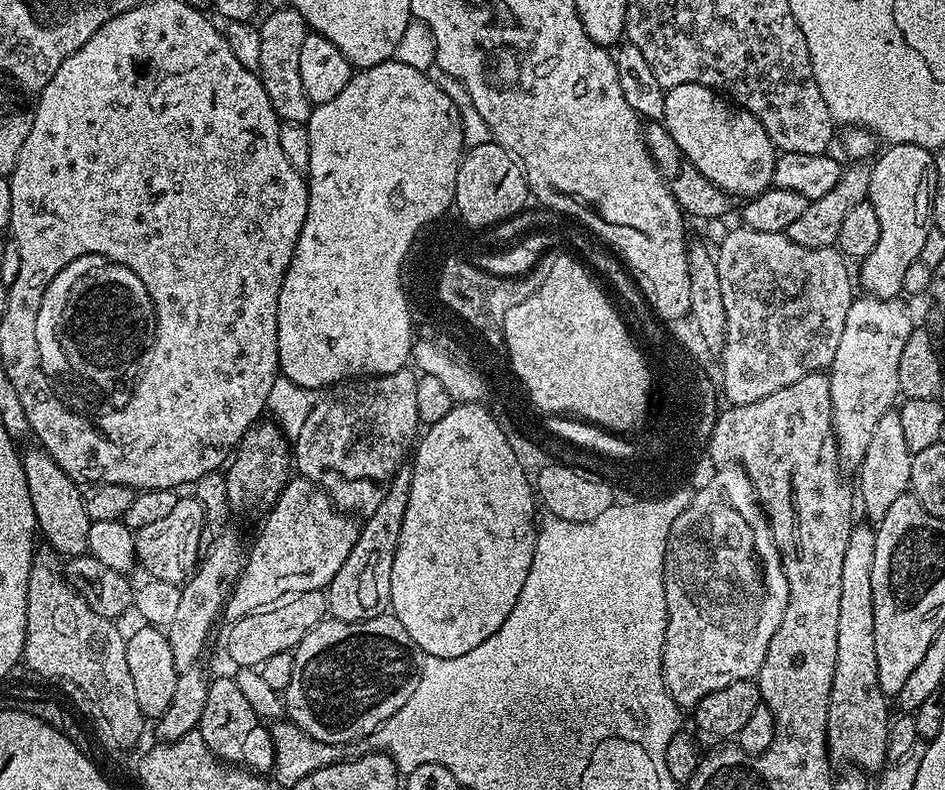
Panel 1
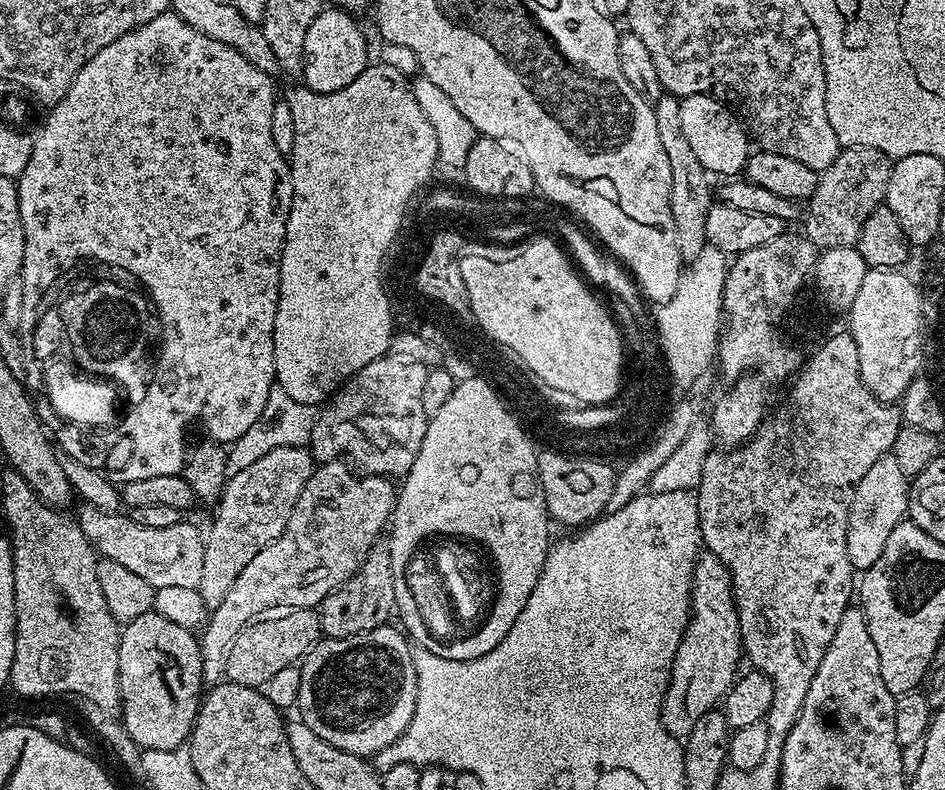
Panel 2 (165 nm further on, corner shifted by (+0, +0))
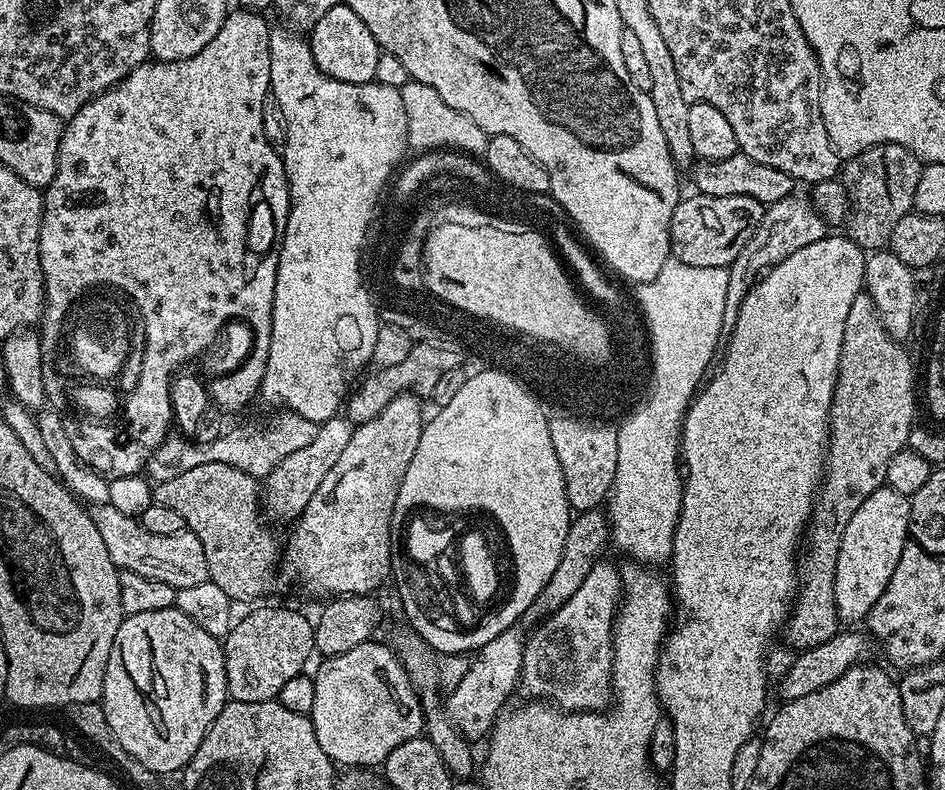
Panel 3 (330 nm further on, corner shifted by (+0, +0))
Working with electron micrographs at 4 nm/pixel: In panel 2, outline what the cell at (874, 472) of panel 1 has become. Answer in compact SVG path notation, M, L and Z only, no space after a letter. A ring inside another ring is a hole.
M890 454L880 456L870 466L870 470L862 474L862 482L858 482L854 498L850 502L850 514L846 526L846 550L850 554L853 569L863 570L878 562L882 546L886 546L886 538L890 538L894 526L902 523L908 515L909 487L909 476Z

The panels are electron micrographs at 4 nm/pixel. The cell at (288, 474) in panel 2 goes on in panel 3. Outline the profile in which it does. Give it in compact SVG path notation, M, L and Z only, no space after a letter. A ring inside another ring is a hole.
M343 415L331 416L326 423L319 425L314 434L314 439L307 446L302 446L302 450L294 450L290 458L282 458L274 470L270 470L268 476L262 480L262 500L272 511L272 516L276 520L295 521L296 517L306 510L306 502L314 498L314 490L318 490L318 485L322 478L326 478L326 473L334 467L334 462L338 462L338 454L346 450L352 437L353 423Z

